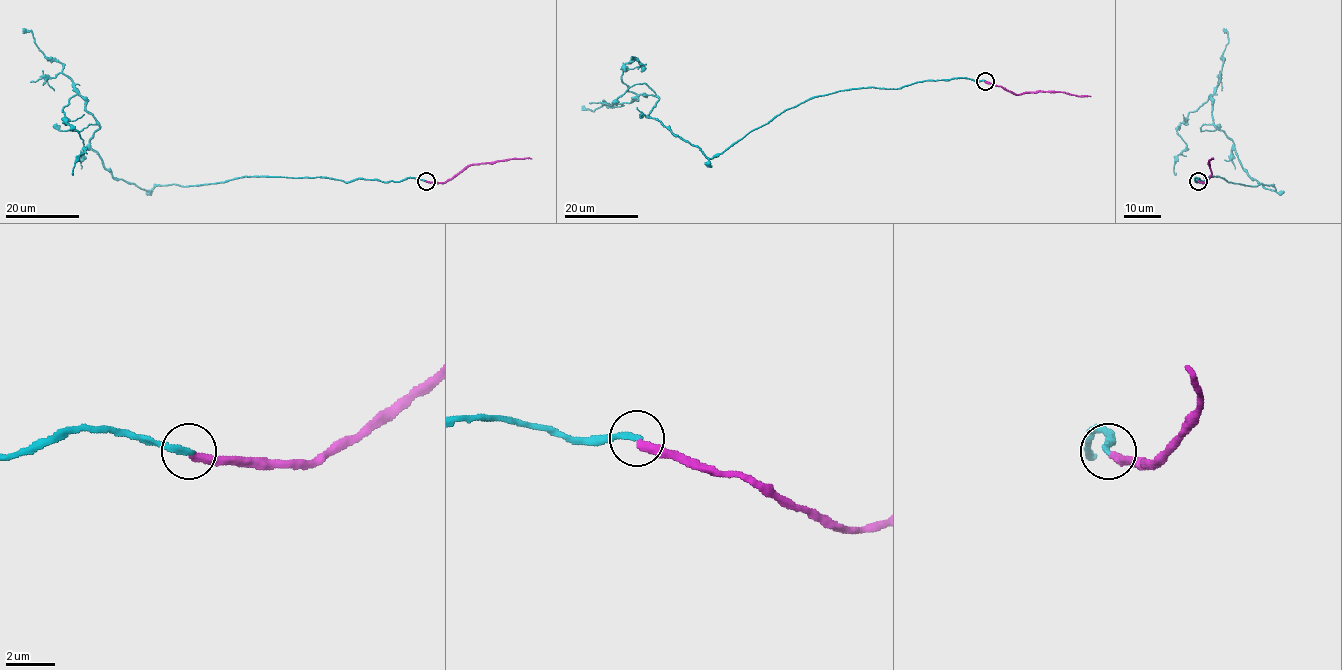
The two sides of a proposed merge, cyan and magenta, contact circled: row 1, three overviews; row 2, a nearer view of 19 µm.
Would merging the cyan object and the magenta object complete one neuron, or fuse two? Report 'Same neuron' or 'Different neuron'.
Different neuron

